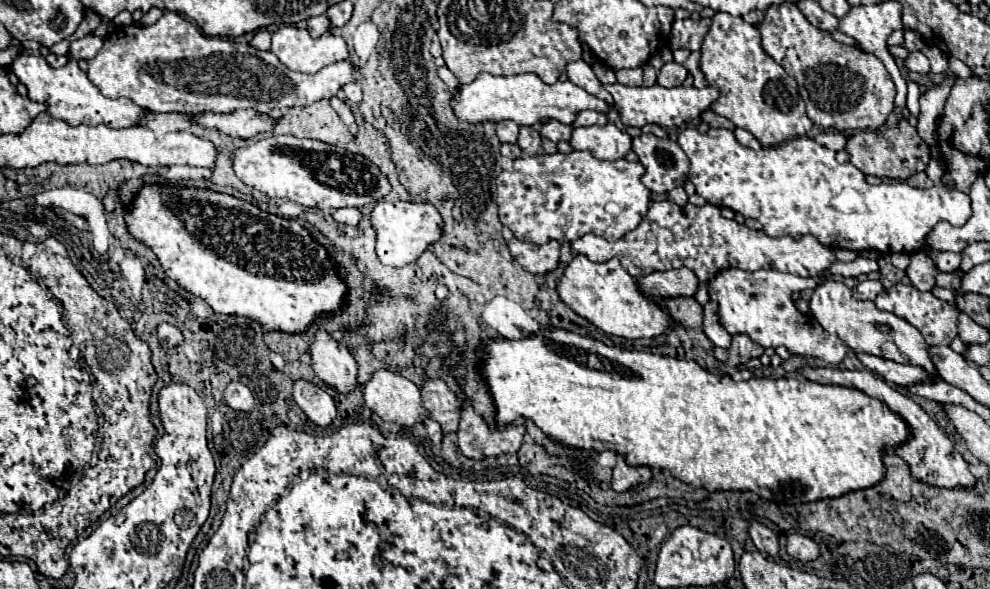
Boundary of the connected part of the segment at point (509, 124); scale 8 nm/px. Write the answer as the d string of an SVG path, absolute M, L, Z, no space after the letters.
M499 121L495 123L495 131L501 143L515 143L519 135L519 125L515 121Z

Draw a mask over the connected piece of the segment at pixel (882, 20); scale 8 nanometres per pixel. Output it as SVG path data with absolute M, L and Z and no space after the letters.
M885 1L885 3L877 3L877 5L869 5L869 7L851 7L851 11L841 19L839 23L839 31L851 35L859 47L867 53L873 53L875 57L879 57L887 71L891 73L893 77L893 83L897 85L897 97L895 97L894 106L897 109L903 109L905 107L905 95L907 95L907 81L905 77L901 75L897 63L895 63L895 57L889 53L887 49L887 37L895 31L895 29L903 29L903 21L901 21L901 5L897 1Z

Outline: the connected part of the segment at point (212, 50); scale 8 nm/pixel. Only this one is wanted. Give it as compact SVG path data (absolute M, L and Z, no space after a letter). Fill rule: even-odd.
M165 11L153 27L129 25L115 29L115 35L107 35L103 49L87 63L89 79L105 97L129 97L155 113L229 113L235 109L269 113L273 109L331 99L345 83L355 79L355 67L347 61L329 65L315 75L295 73L271 51L249 49L249 53L241 53L235 41L207 37L197 25L171 11ZM163 35L169 35L169 45L173 47L167 65L163 65Z

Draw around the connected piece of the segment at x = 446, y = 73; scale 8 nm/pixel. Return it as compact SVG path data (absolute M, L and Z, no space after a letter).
M446 66L438 68L438 75L450 90L456 91L460 86L457 78L453 75L453 73L451 73L451 71L449 71Z

